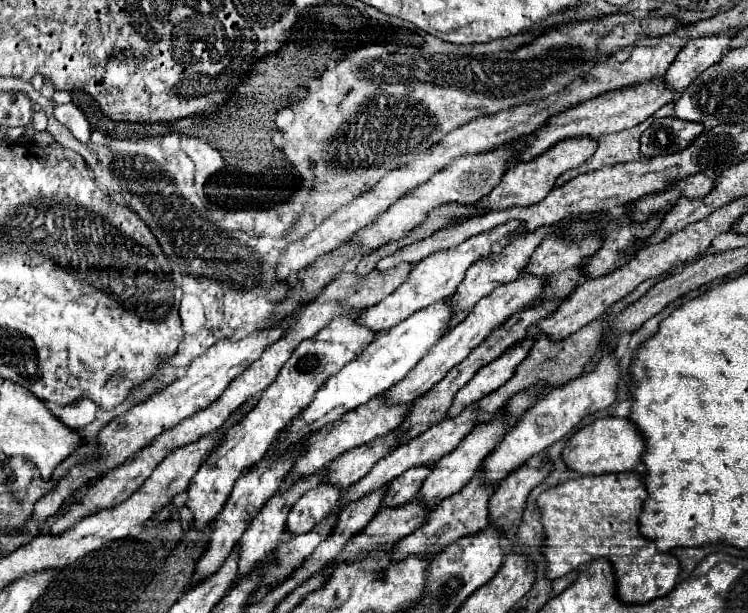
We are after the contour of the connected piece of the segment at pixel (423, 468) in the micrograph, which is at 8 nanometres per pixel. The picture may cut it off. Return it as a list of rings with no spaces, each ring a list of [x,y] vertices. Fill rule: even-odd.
[[[420,465],[396,477],[388,487],[384,507],[398,507],[412,501],[420,491],[420,483],[424,483],[424,477],[428,477],[428,471],[432,471],[432,465]]]

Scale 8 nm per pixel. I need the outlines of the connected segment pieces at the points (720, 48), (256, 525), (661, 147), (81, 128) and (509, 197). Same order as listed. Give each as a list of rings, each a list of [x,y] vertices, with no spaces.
[[[720,33],[710,35],[698,41],[692,41],[684,47],[684,51],[678,53],[672,67],[664,75],[664,85],[674,91],[676,95],[682,95],[684,89],[710,65],[718,63],[720,57],[730,49],[728,41],[732,35]]]
[[[328,469],[324,471],[316,471],[316,475],[312,475],[312,479],[300,479],[300,483],[296,483],[296,487],[288,487],[288,491],[276,491],[276,495],[272,495],[264,507],[258,511],[256,519],[250,523],[250,527],[244,531],[242,539],[240,539],[240,561],[238,561],[238,579],[246,573],[250,573],[260,561],[266,559],[266,555],[270,551],[276,549],[282,531],[286,529],[286,519],[288,519],[288,511],[292,509],[292,505],[312,487],[320,485],[328,475]]]
[[[678,117],[654,119],[654,123],[640,135],[640,153],[646,157],[672,155],[688,147],[688,143],[702,133],[700,123],[684,121]]]
[[[74,103],[56,105],[54,117],[56,117],[64,127],[68,127],[78,141],[82,141],[82,143],[88,143],[88,141],[90,141],[90,133],[92,133],[90,121],[86,119],[86,115],[84,115]]]
[[[566,139],[566,141],[560,141],[560,143],[556,143],[556,147],[548,149],[538,159],[534,159],[530,163],[520,163],[520,165],[512,167],[510,171],[506,171],[504,177],[500,179],[500,183],[488,195],[484,195],[484,199],[472,203],[472,207],[474,207],[476,215],[486,215],[490,211],[534,205],[548,195],[548,191],[554,187],[556,179],[564,171],[580,167],[580,163],[584,163],[594,151],[596,151],[596,141],[594,139]]]

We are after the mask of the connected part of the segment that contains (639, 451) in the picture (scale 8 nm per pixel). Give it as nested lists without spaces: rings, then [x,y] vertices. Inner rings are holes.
[[[604,417],[580,429],[562,451],[564,461],[570,469],[582,475],[602,475],[602,473],[622,473],[640,467],[644,457],[644,435],[628,417]]]

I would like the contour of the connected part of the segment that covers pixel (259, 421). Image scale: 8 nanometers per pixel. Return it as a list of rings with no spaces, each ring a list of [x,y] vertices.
[[[360,311],[340,313],[328,323],[328,327],[324,327],[324,331],[300,343],[298,349],[288,359],[288,363],[282,367],[272,387],[268,387],[262,393],[256,407],[248,411],[246,417],[226,433],[224,443],[220,443],[220,447],[200,465],[200,471],[192,477],[192,483],[188,487],[188,501],[186,501],[186,505],[194,511],[194,519],[192,519],[194,525],[202,529],[216,519],[220,507],[224,507],[234,487],[234,481],[242,475],[242,471],[246,471],[266,455],[278,433],[292,421],[292,417],[304,411],[304,407],[314,399],[316,391],[324,385],[324,381],[328,381],[328,377],[336,375],[336,371],[340,371],[352,359],[356,359],[356,355],[360,355],[360,351],[364,351],[364,347],[368,347],[368,343],[372,343],[372,339],[380,335],[360,325],[358,319],[360,319]]]

